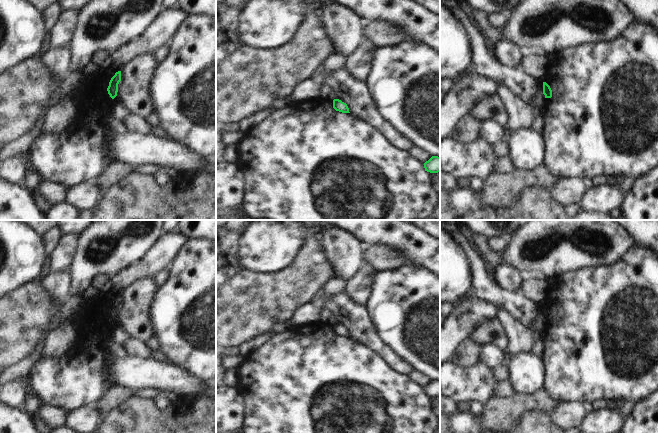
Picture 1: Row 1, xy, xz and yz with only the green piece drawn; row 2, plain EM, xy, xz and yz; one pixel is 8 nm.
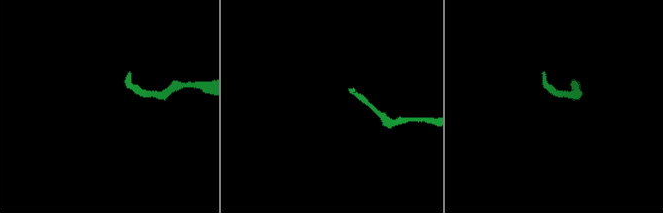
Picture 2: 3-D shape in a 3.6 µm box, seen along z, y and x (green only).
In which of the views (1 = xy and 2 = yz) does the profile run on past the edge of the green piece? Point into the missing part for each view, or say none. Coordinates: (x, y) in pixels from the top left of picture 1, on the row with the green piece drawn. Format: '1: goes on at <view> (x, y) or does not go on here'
1: does not go on here
2: does not go on here

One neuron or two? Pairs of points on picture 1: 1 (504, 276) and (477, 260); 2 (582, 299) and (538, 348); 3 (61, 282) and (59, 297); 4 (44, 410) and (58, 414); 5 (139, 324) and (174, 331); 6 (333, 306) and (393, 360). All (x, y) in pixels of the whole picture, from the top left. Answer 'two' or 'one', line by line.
1: two
2: two
3: one
4: one
5: two
6: one

